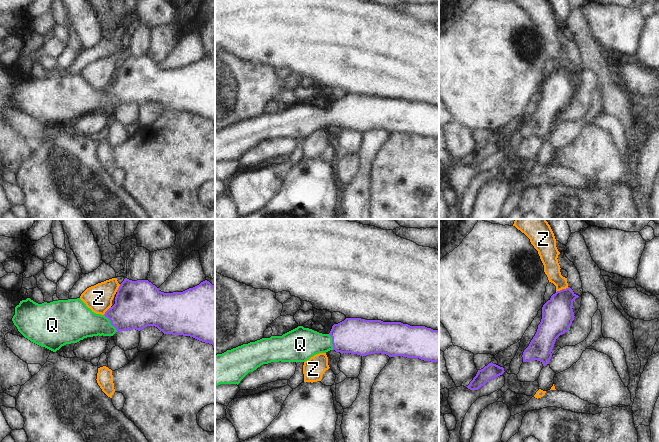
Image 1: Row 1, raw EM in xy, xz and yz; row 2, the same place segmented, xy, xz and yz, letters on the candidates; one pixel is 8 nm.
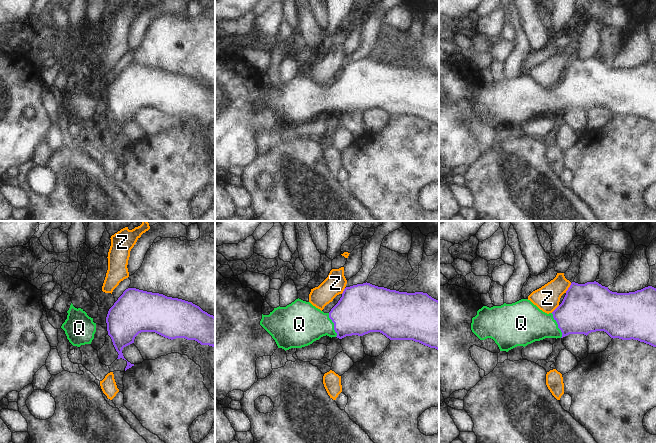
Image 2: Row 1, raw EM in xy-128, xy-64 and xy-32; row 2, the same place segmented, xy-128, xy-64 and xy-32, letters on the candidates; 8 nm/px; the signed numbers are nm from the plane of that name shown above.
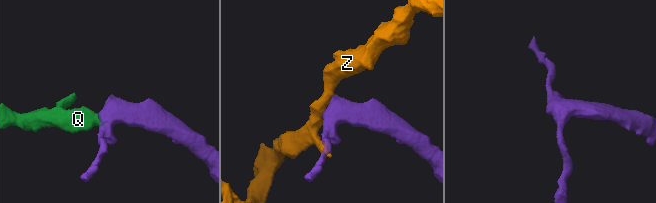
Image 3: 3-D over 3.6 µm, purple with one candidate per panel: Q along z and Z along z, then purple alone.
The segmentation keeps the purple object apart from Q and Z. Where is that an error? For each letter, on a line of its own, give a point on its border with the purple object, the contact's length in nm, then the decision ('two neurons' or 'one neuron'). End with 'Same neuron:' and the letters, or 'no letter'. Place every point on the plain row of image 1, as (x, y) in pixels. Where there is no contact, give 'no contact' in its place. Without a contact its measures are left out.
Q: meets purple in xy at (110, 98); contact 180 nm long; one neuron
Z: meets purple in yz at (562, 65); contact 110 nm long; two neurons
Same neuron: Q

